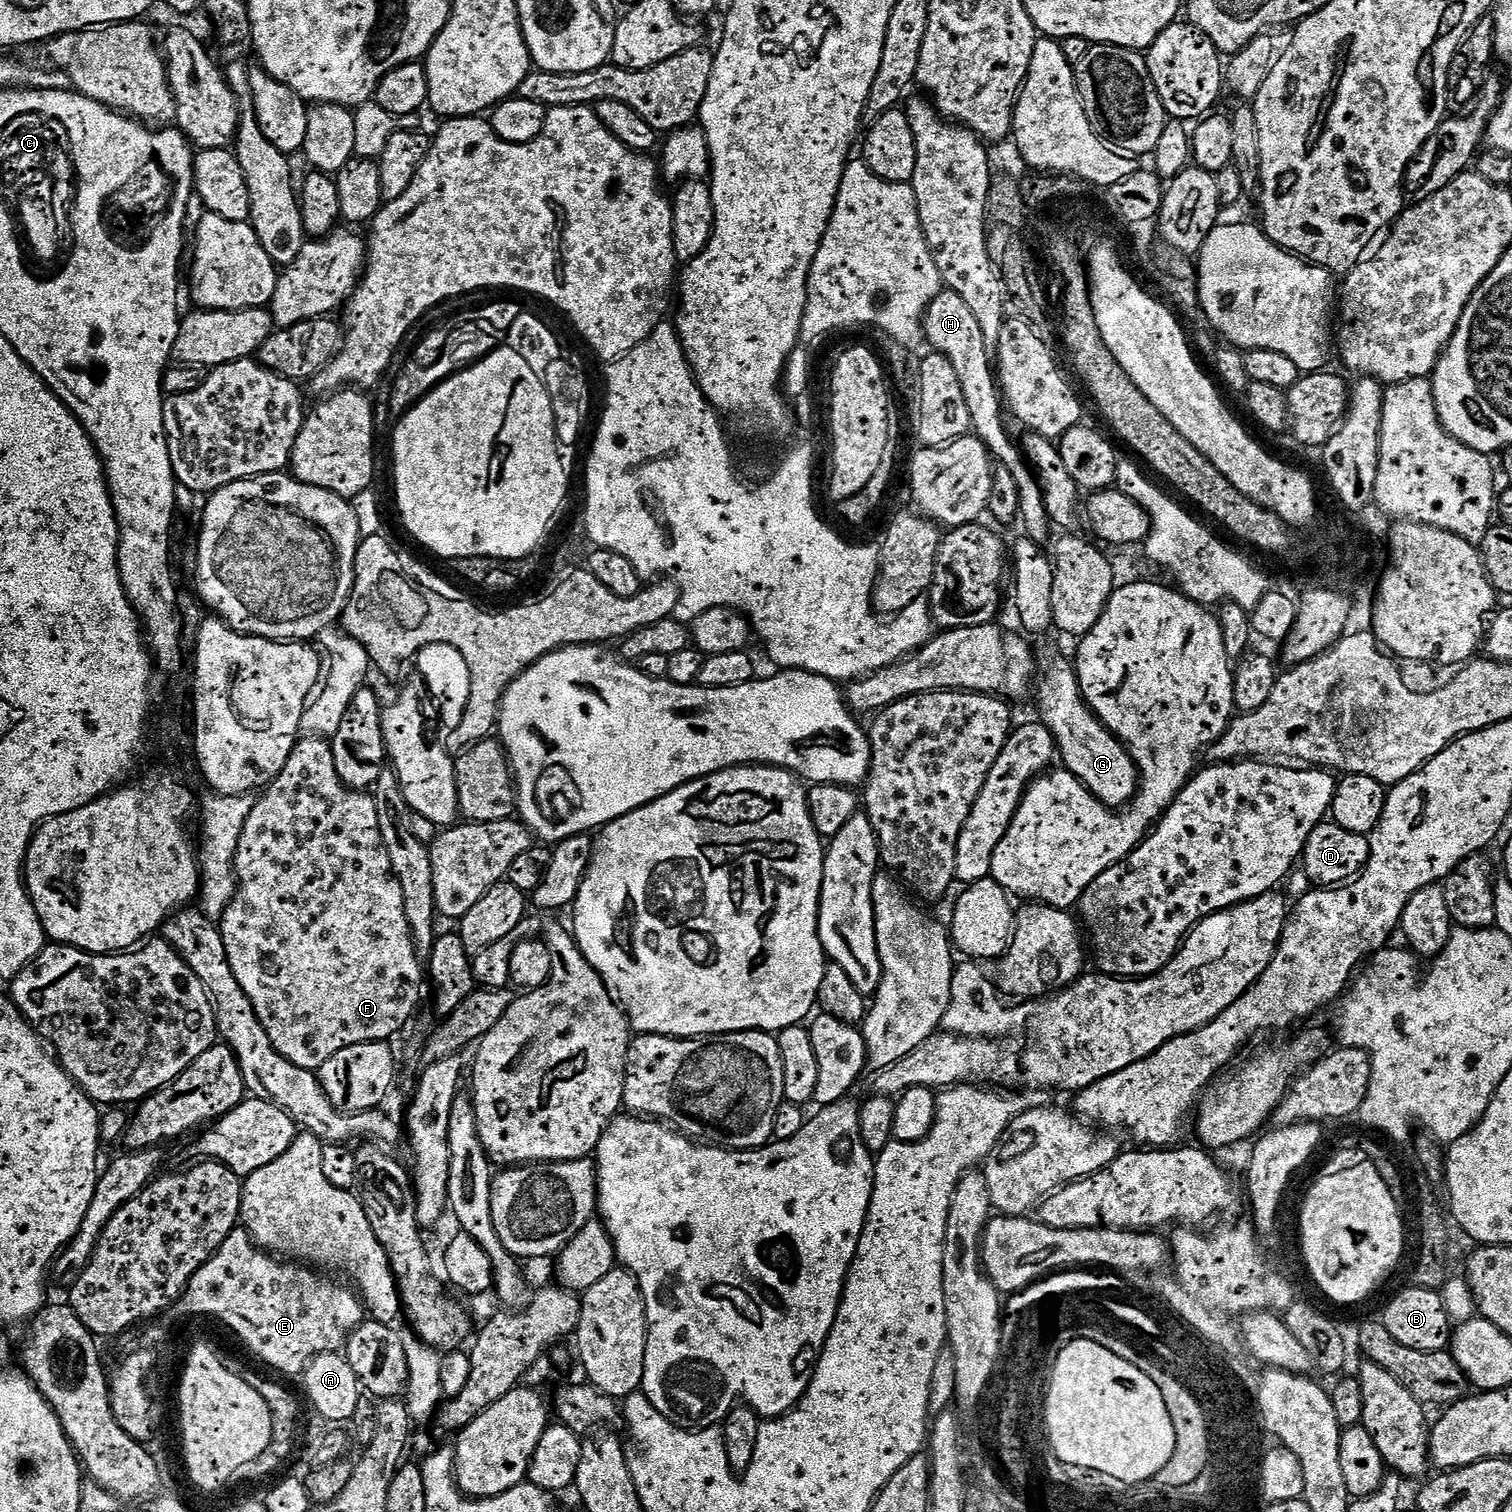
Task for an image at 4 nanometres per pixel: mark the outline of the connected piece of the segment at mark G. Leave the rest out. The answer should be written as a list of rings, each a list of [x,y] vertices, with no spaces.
[[[1059,654],[1051,655],[1046,657],[1045,660],[1041,659],[1039,661],[1038,675],[1034,680],[1034,697],[1036,696],[1036,704],[1040,707],[1039,719],[1050,730],[1050,734],[1056,740],[1058,756],[1062,764],[1064,760],[1063,767],[1072,775],[1078,777],[1107,808],[1113,810],[1123,809],[1135,796],[1136,790],[1140,786],[1140,773],[1136,763],[1133,762],[1132,755],[1128,753],[1127,747],[1121,744],[1097,720],[1096,713],[1085,704],[1083,696],[1080,695],[1080,680],[1076,676],[1073,661]]]

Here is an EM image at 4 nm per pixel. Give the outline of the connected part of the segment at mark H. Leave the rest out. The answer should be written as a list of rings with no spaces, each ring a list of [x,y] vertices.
[[[943,289],[934,298],[934,302],[927,308],[924,315],[924,337],[931,343],[939,355],[943,355],[954,366],[955,373],[962,385],[962,392],[966,397],[967,410],[971,414],[971,429],[973,433],[988,447],[993,457],[1004,467],[1008,468],[1012,477],[1020,468],[1029,468],[1023,453],[1012,444],[1002,418],[1004,404],[996,379],[992,356],[985,344],[982,330],[974,314],[967,309],[966,302],[954,294],[953,291]]]

